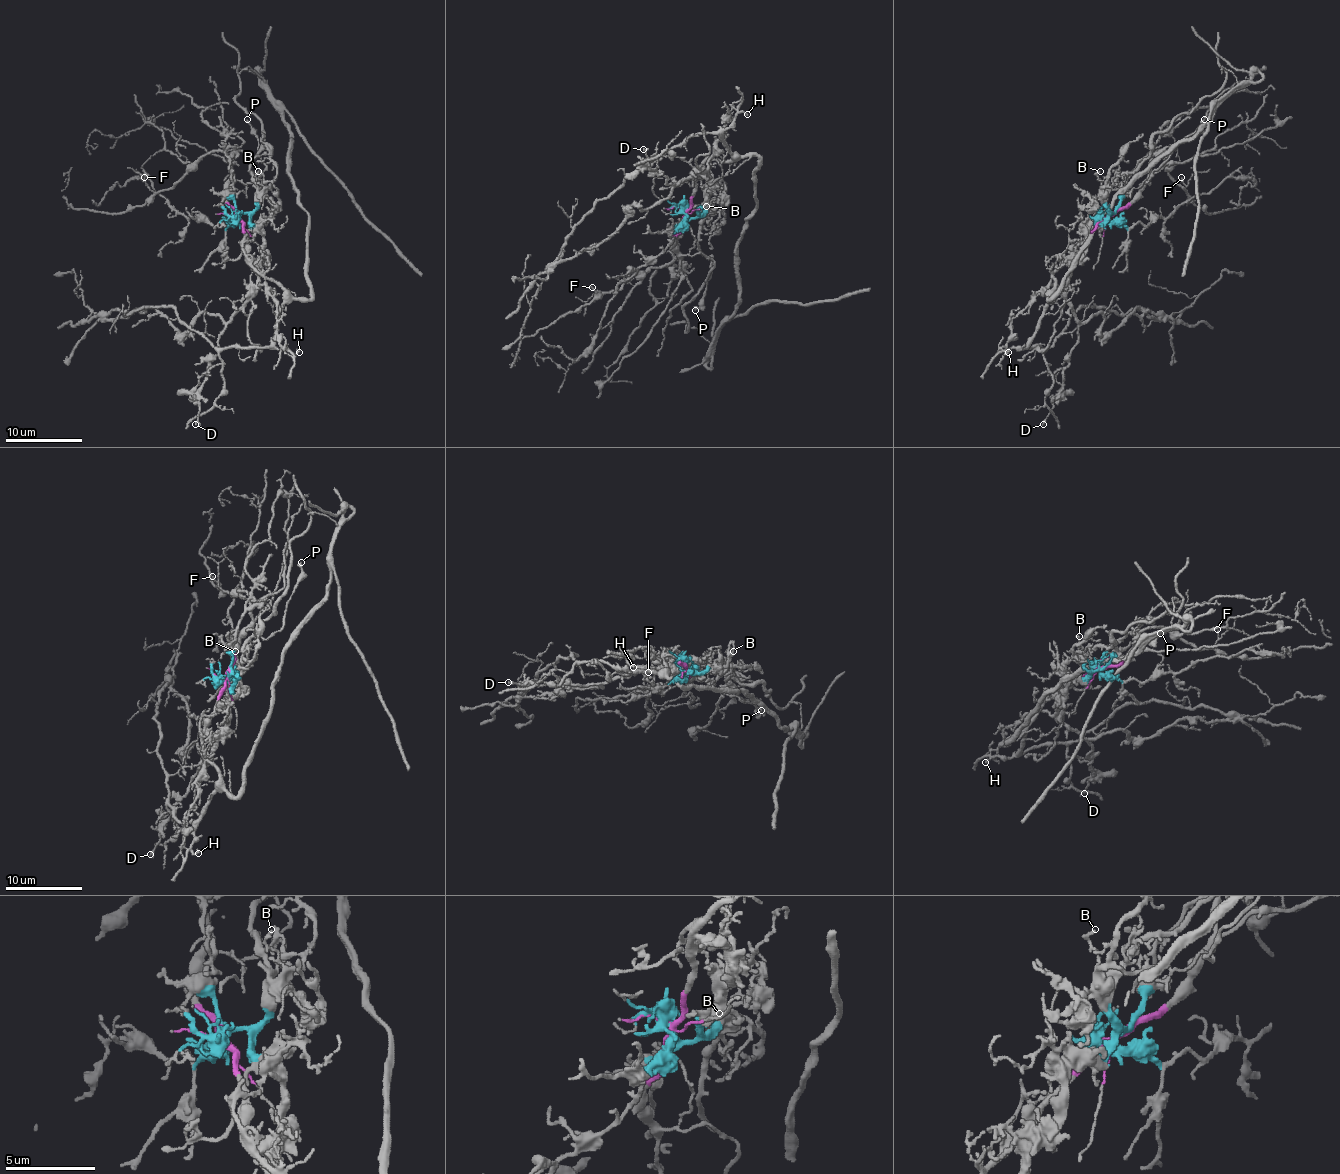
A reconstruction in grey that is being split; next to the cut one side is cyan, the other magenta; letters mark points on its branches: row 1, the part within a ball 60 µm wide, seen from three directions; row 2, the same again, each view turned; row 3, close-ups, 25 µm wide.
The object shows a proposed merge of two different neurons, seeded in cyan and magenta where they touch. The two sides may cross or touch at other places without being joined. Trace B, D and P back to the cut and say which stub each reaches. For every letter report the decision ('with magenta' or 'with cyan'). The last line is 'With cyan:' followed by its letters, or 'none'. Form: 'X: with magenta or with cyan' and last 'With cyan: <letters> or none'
B: with cyan
D: with cyan
P: with magenta
With cyan: B, D

